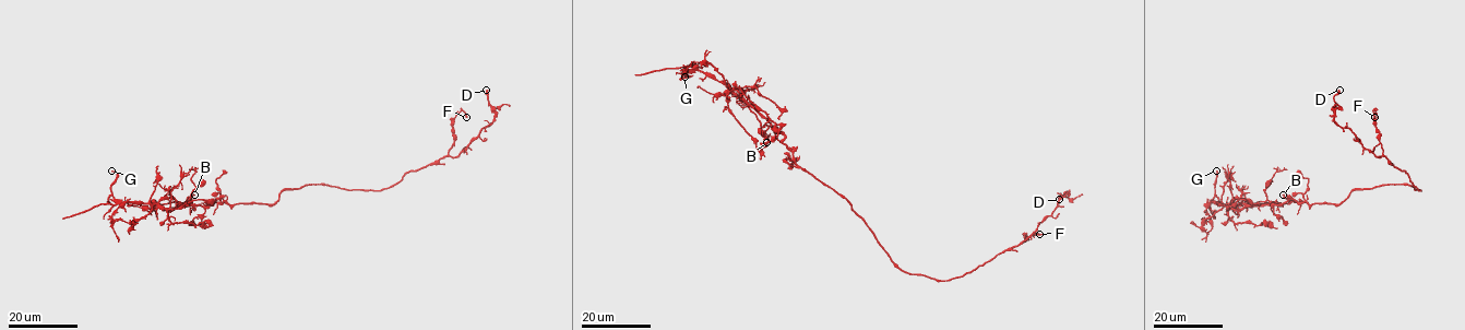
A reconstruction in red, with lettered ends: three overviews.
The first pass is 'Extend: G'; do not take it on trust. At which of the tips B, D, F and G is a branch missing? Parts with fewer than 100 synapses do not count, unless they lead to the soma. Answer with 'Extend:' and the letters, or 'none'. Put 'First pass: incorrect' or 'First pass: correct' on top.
First pass: incorrect
Extend: none

